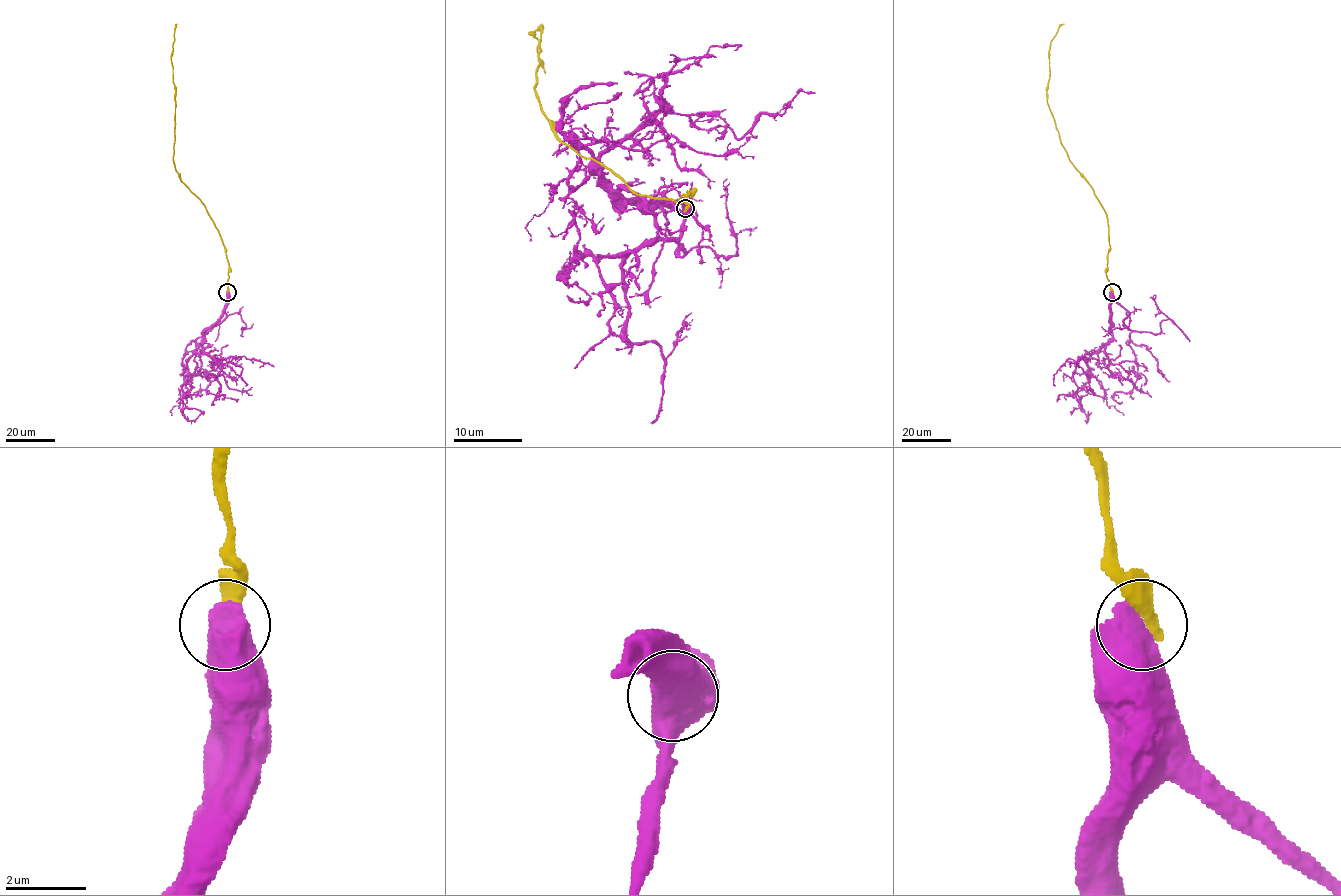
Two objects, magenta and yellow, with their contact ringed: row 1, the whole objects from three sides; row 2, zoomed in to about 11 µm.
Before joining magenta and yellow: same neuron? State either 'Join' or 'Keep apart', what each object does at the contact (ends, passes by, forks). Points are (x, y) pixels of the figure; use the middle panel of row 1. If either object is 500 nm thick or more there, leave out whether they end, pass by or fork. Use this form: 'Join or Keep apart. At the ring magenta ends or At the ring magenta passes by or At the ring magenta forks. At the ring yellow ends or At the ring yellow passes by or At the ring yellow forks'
Keep apart

